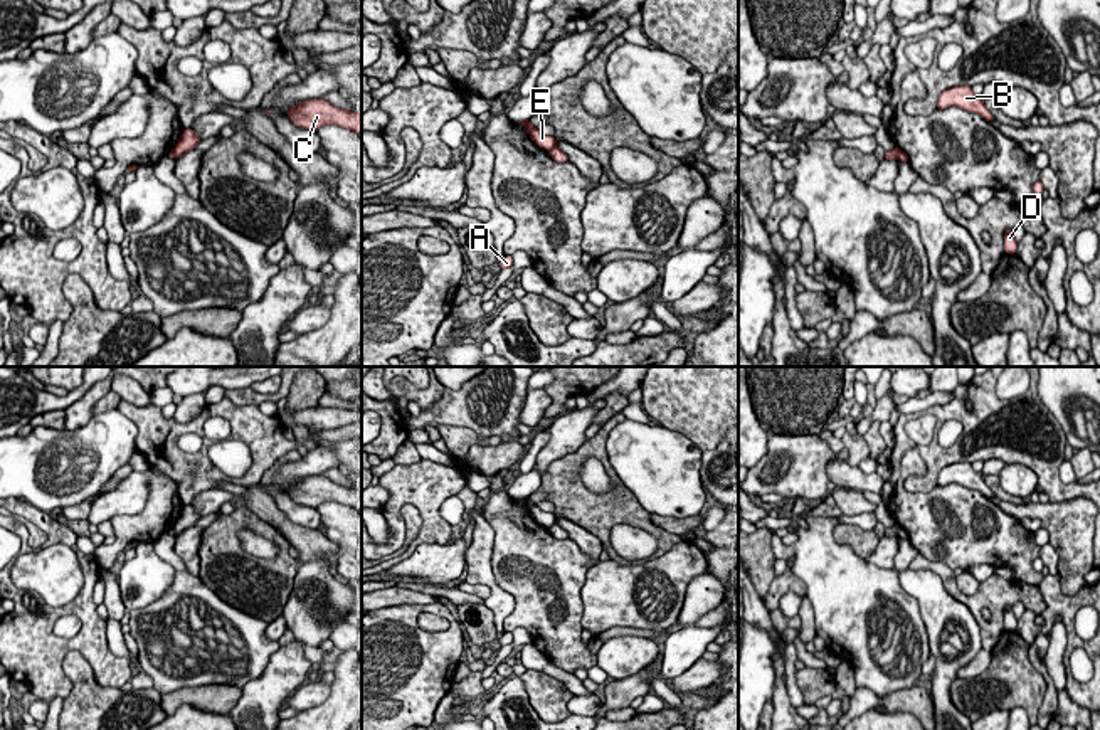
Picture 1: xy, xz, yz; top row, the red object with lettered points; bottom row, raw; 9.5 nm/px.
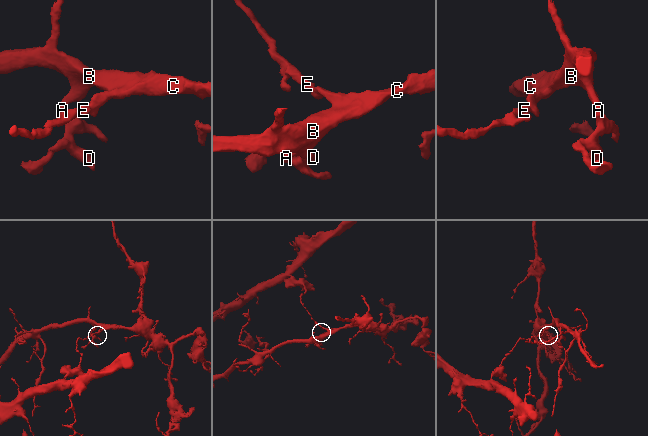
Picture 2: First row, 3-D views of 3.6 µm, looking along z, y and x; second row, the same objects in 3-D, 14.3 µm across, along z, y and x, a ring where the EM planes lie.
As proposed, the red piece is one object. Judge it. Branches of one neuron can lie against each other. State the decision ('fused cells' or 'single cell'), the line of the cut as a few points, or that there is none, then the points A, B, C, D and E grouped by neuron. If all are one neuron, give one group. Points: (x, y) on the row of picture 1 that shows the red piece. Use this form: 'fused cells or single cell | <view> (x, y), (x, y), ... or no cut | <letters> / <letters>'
fused cells | xz (554, 145), (549, 152) | A B C D / E

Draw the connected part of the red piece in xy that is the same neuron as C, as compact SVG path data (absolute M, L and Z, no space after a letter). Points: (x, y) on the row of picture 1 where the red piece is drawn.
M325 99L303 101L288 108L286 114L299 128L316 131L325 124L336 124L362 136L362 113L336 108Z

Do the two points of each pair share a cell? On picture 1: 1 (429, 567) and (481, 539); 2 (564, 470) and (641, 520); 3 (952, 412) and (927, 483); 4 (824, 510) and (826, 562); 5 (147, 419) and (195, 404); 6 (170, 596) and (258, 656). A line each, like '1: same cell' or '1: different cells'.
1: different cells
2: same cell
3: same cell
4: different cells
5: different cells
6: same cell

